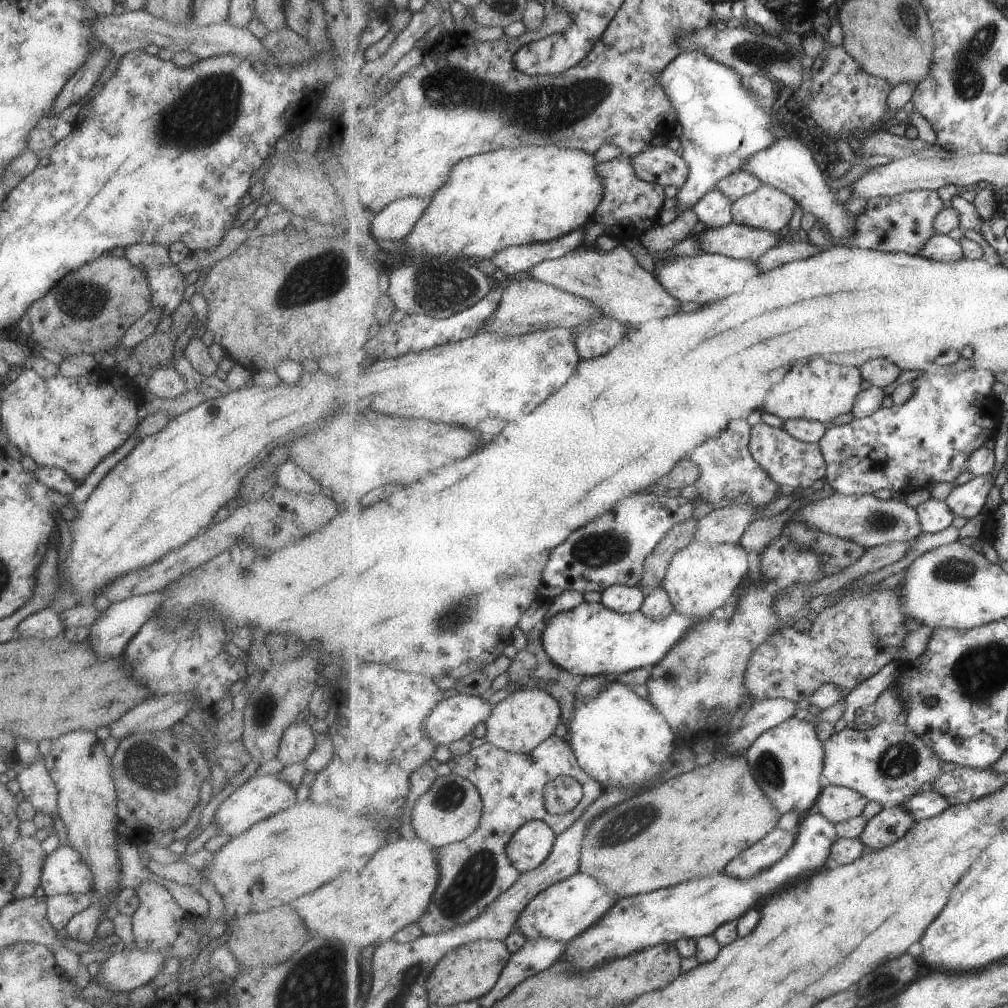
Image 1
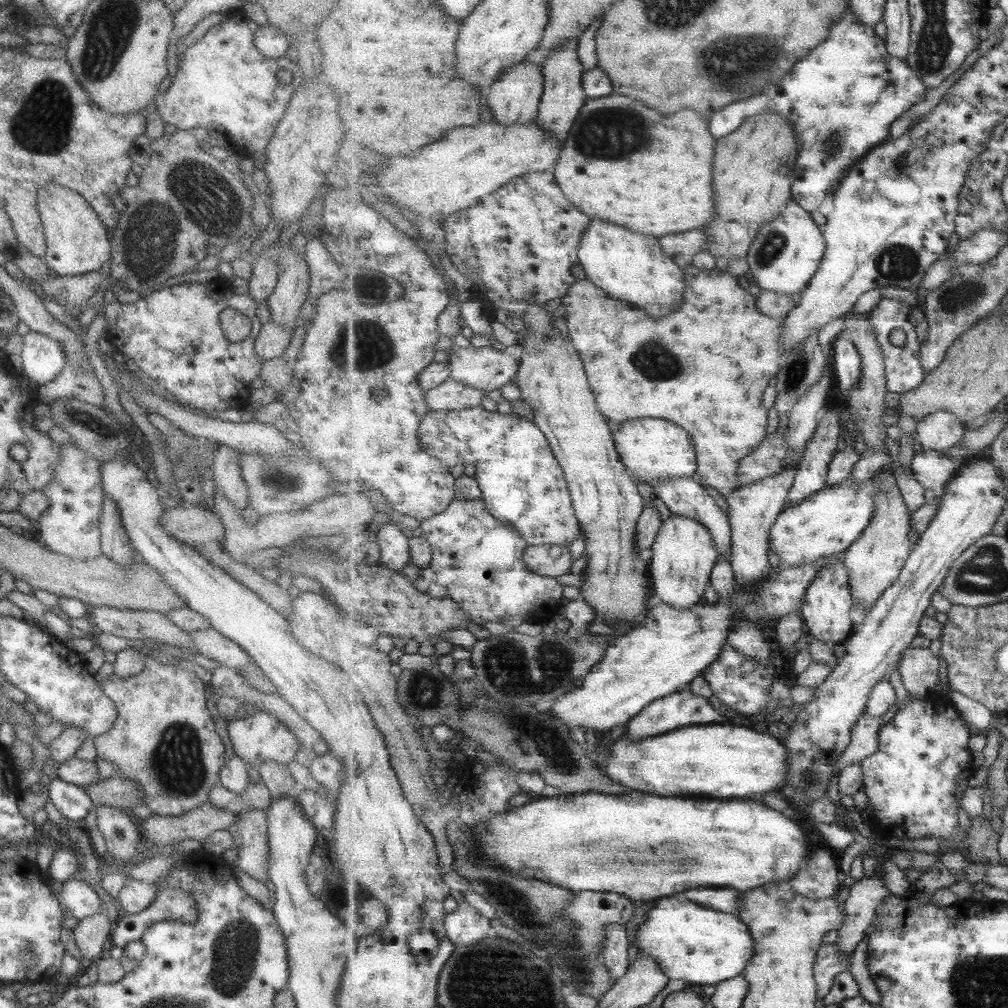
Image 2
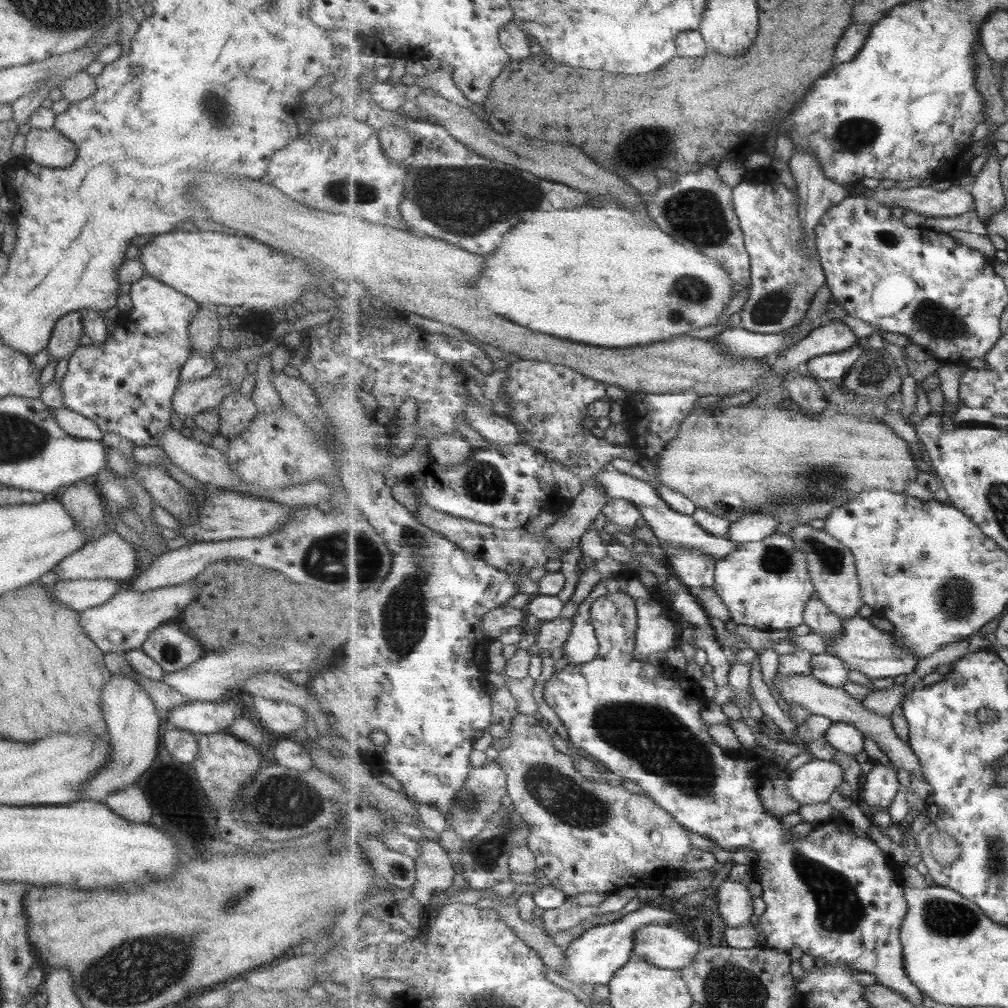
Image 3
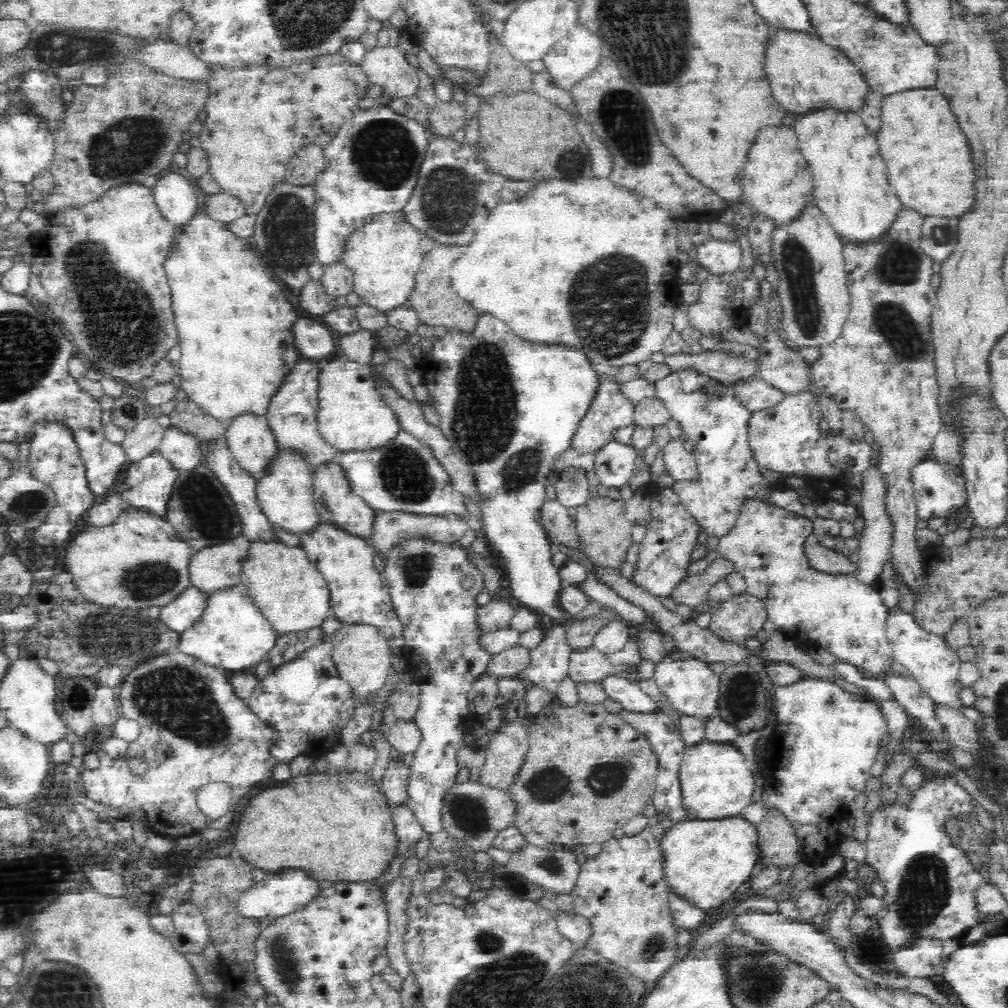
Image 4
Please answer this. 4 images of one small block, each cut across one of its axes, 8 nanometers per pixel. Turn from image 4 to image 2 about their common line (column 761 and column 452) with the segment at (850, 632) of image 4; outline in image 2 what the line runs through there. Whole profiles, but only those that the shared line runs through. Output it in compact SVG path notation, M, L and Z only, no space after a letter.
M482 499L455 500L446 512L421 522L423 536L431 544L433 560L427 568L420 568L419 576L413 580L415 587L435 598L451 598L467 612L472 623L501 623L505 616L531 618L532 612L543 612L539 616L560 613L563 583L555 577L544 577L527 567L524 552L530 546L512 524L504 525L493 517Z

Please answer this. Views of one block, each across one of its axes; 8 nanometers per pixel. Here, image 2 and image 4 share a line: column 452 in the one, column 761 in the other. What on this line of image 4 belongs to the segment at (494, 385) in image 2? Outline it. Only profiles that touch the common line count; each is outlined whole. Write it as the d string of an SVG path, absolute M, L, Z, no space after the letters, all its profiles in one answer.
M778 332L758 347L758 354L758 376L785 394L806 392L815 384L811 363L788 347Z

